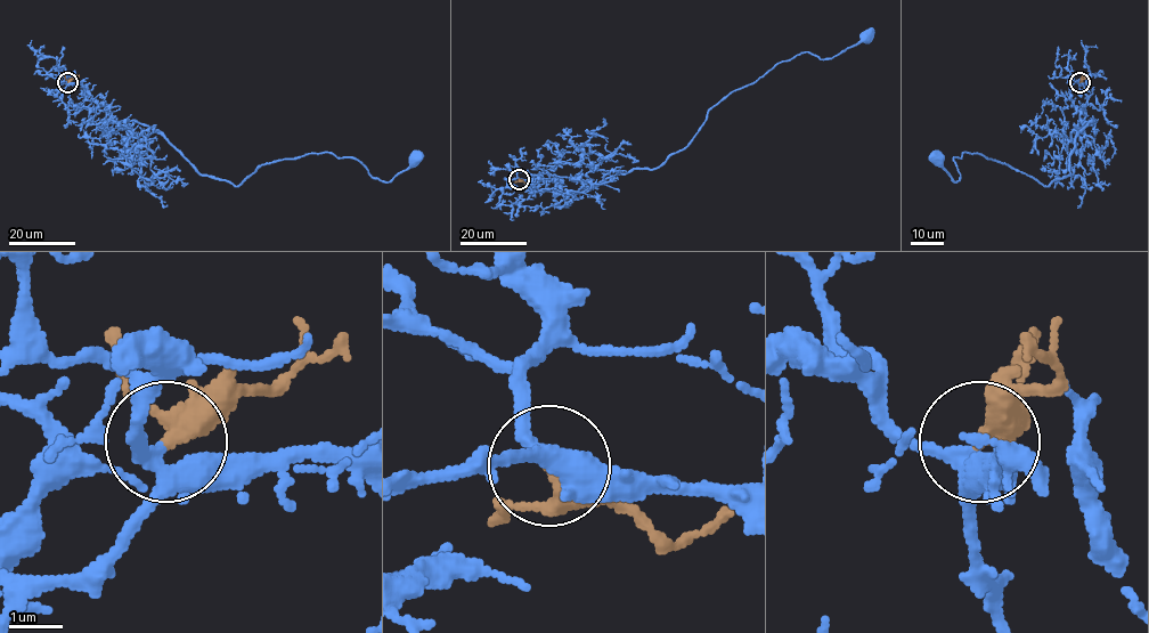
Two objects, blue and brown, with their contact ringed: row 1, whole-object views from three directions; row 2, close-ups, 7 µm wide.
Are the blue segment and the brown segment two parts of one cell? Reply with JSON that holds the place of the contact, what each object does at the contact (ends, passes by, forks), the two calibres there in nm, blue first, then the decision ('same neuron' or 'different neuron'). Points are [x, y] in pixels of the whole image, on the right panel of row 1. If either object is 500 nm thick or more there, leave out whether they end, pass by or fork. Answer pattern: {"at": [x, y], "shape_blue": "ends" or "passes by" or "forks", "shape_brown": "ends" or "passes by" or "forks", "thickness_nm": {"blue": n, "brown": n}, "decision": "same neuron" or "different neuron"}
{"at": [1080, 82], "shape_blue": "forks", "shape_brown": "passes by", "thickness_nm": {"blue": 220, "brown": 360}, "decision": "same neuron"}

